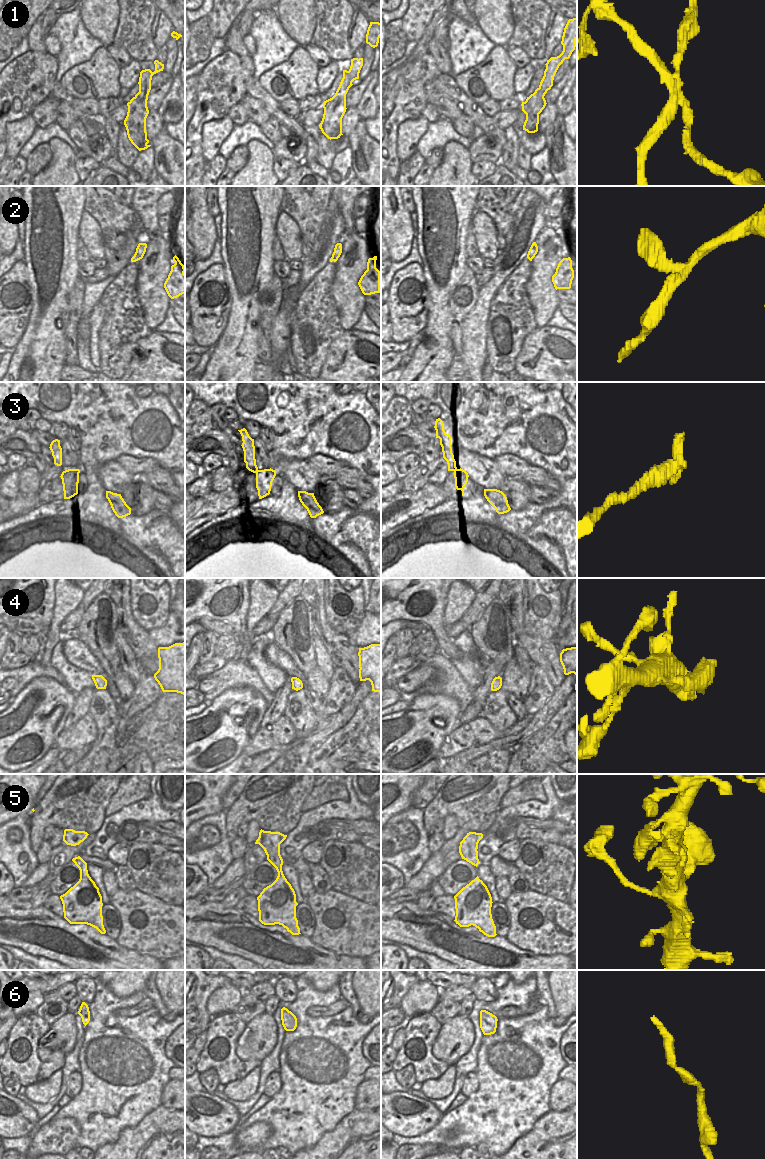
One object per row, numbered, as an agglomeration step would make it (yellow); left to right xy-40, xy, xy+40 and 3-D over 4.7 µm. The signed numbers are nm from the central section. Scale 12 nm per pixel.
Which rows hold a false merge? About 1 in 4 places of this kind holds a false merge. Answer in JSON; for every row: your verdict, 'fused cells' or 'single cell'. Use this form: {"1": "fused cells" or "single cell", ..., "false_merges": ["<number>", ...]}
{"1": "fused cells", "2": "single cell", "3": "fused cells", "4": "single cell", "5": "single cell", "6": "single cell", "false_merges": ["1", "3"]}

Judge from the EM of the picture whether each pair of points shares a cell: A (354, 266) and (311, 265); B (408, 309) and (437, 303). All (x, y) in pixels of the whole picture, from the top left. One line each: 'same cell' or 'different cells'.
A: different cells
B: different cells

